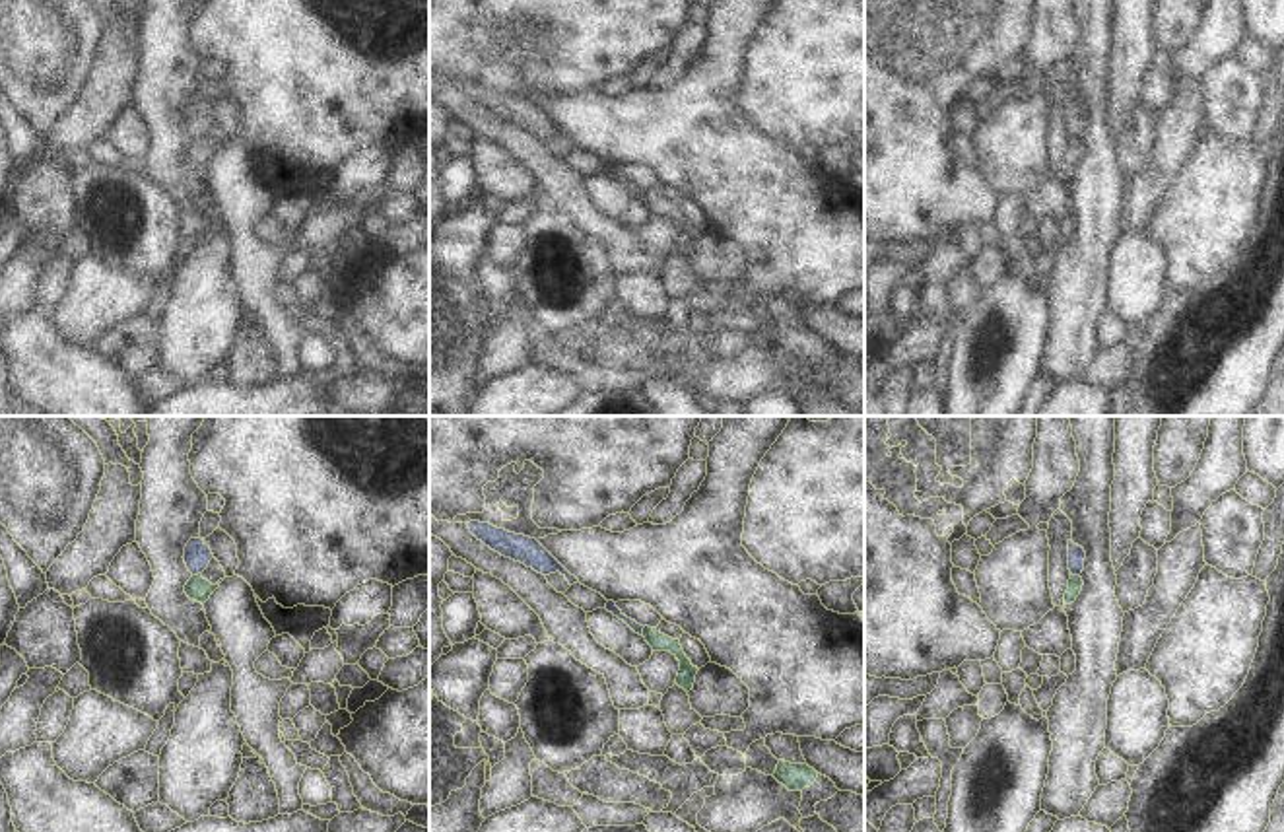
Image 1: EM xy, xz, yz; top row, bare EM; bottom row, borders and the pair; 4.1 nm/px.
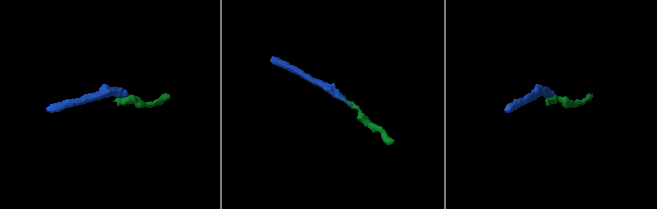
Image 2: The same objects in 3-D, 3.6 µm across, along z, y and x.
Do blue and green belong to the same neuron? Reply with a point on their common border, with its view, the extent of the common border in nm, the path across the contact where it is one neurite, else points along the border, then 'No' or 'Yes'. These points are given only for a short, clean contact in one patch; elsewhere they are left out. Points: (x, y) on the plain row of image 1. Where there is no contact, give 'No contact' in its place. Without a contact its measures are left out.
Touches blue at xy (197, 138). Shared border 40 nm. Boundary: xy (201, 137), (193, 140). No.

